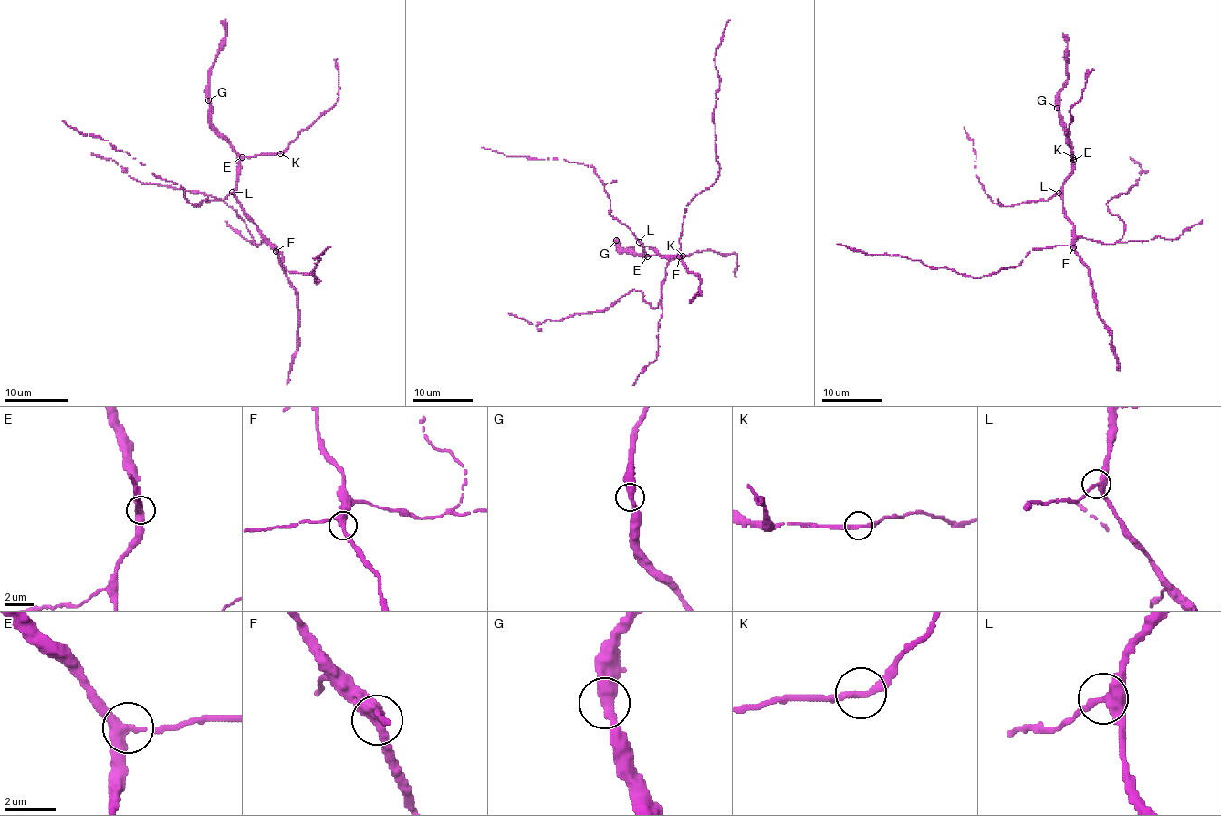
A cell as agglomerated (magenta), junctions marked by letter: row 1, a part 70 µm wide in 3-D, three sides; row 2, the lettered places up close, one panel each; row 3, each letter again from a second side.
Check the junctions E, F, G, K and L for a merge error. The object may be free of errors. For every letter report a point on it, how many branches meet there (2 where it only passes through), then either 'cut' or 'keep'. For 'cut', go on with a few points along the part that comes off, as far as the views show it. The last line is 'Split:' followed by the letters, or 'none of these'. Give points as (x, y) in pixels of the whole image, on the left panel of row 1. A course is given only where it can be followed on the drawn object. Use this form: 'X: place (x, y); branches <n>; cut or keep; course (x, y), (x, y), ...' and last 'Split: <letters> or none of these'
E: place (242, 157); branches 3; keep
F: place (276, 251); branches 3; keep
G: place (208, 100); branches 2; keep
K: place (280, 153); branches 2; keep
L: place (232, 192); branches 3; keep
Split: none of these

